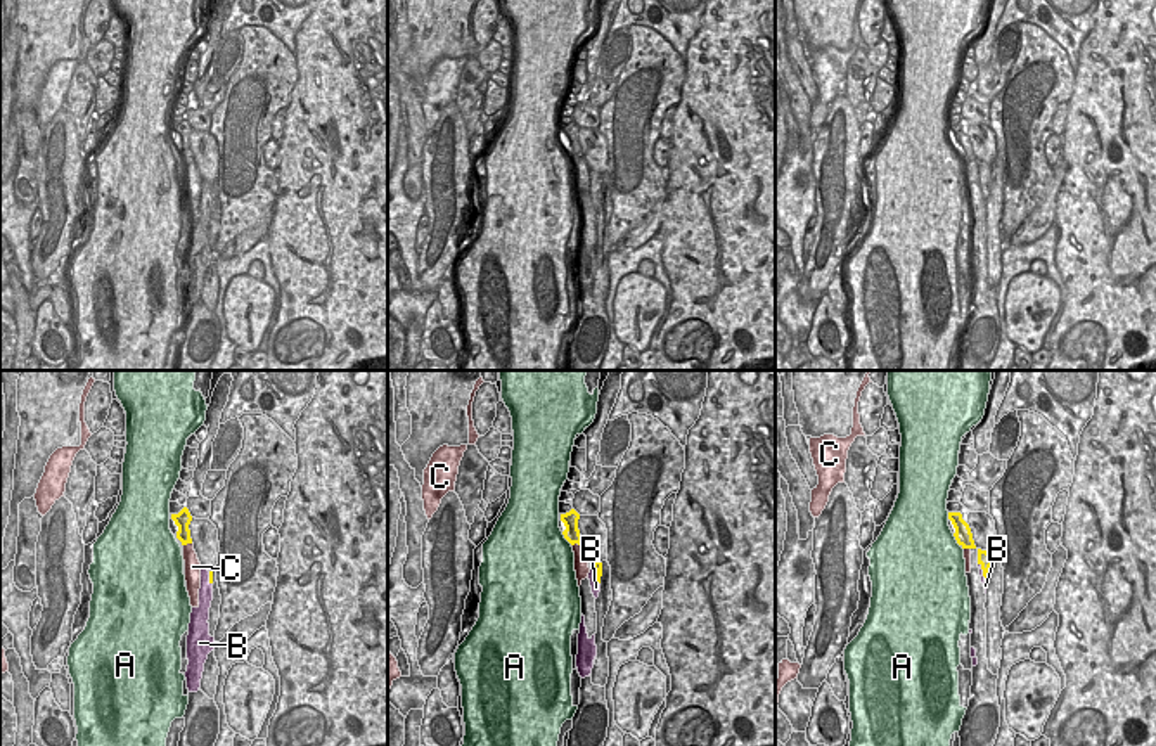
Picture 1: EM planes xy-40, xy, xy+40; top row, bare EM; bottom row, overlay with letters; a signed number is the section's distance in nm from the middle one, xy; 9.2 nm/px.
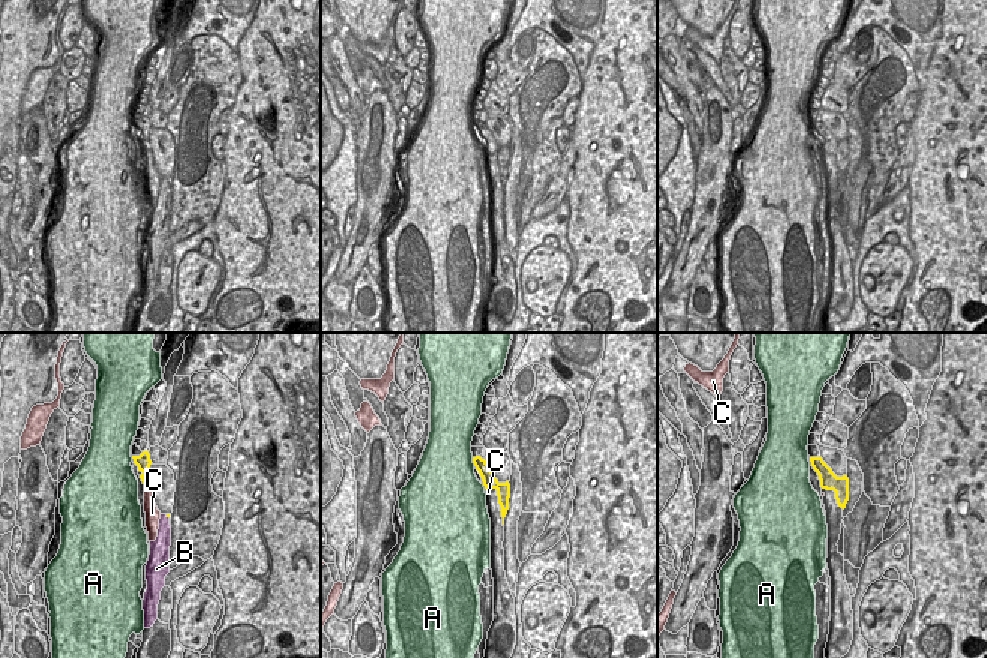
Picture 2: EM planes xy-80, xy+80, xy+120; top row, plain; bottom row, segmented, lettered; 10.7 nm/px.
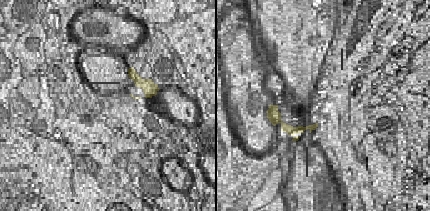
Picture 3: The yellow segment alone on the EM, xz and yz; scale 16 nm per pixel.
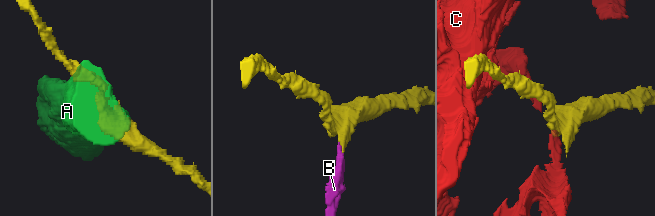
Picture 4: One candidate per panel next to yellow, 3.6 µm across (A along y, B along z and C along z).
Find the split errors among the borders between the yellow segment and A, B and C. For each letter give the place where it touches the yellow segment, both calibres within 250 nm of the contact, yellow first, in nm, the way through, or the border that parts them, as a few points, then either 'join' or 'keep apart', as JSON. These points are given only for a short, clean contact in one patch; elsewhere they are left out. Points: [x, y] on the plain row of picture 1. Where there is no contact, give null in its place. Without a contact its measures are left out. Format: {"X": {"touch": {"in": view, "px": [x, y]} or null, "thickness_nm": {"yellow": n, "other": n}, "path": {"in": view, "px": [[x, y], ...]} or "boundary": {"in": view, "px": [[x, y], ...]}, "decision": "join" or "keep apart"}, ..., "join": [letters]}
{"A": {"touch": {"in": "xy+40", "px": [957, 154]}, "thickness_nm": {"yellow": 160, "other": 500}, "decision": "keep apart"}, "B": {"touch": {"in": "xy", "px": [597, 186]}, "thickness_nm": {"yellow": 90, "other": 100}, "boundary": {"in": "xy", "px": [[590, 175], [599, 196]]}, "decision": "keep apart"}, "C": {"touch": {"in": "xy", "px": [577, 154]}, "thickness_nm": {"yellow": 160, "other": 130}, "decision": "keep apart"}, "join": []}

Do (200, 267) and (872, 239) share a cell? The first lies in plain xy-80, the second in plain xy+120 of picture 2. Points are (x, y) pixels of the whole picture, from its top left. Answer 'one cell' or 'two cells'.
two cells

